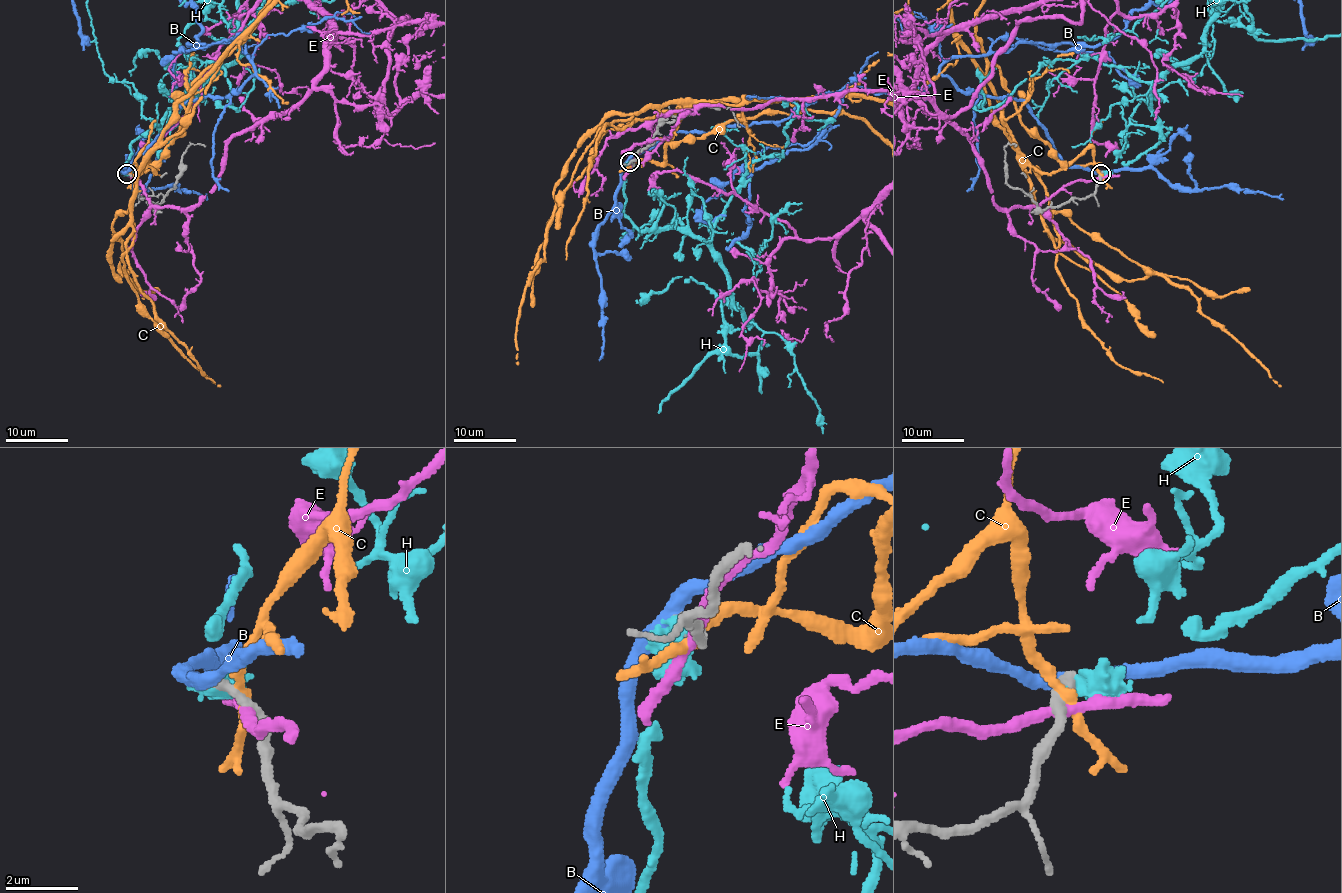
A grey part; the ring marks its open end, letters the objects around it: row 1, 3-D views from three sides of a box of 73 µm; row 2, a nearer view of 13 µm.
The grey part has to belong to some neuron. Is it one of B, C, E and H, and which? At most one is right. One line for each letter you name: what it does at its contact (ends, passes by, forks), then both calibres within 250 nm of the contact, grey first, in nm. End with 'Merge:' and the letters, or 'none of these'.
H: it passes by; 360 nm thick on the grey side, 380 nm on the other
Merge: H

